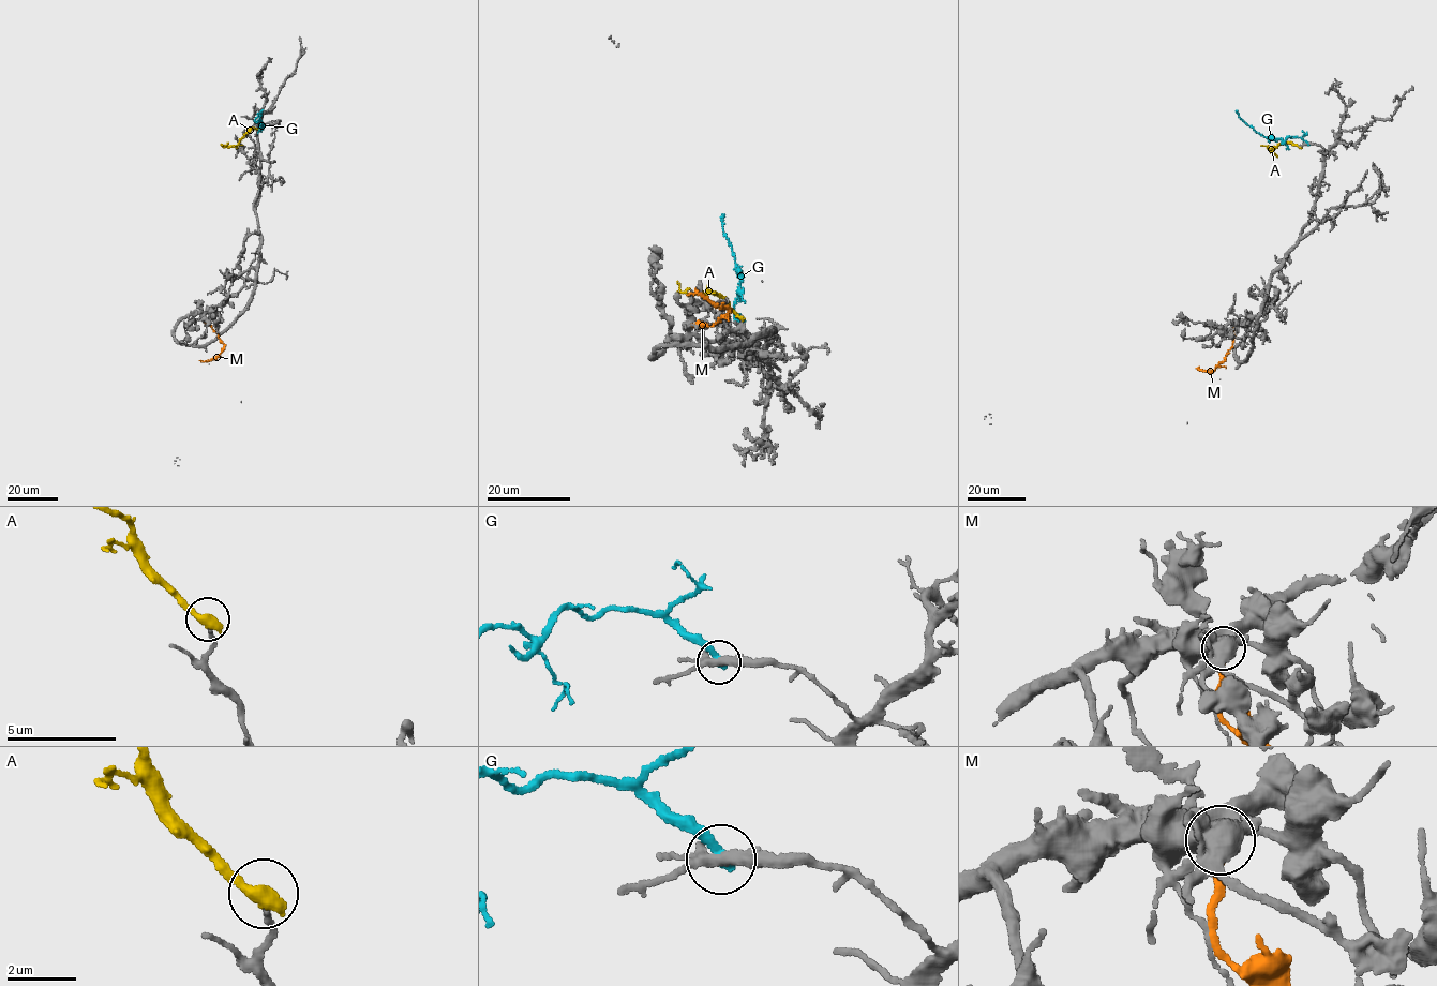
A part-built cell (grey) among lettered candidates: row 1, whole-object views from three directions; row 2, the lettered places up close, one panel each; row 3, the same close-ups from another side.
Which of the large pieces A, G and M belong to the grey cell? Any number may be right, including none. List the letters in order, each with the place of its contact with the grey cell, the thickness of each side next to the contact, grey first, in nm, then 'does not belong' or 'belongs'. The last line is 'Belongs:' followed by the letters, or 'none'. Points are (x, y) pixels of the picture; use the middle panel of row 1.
A: (741, 317) | 180/500 nm | does not belong
G: (741, 327) | 300/280 nm | does not belong
M: (692, 326) | 650/240 nm | does not belong
Belongs: none

